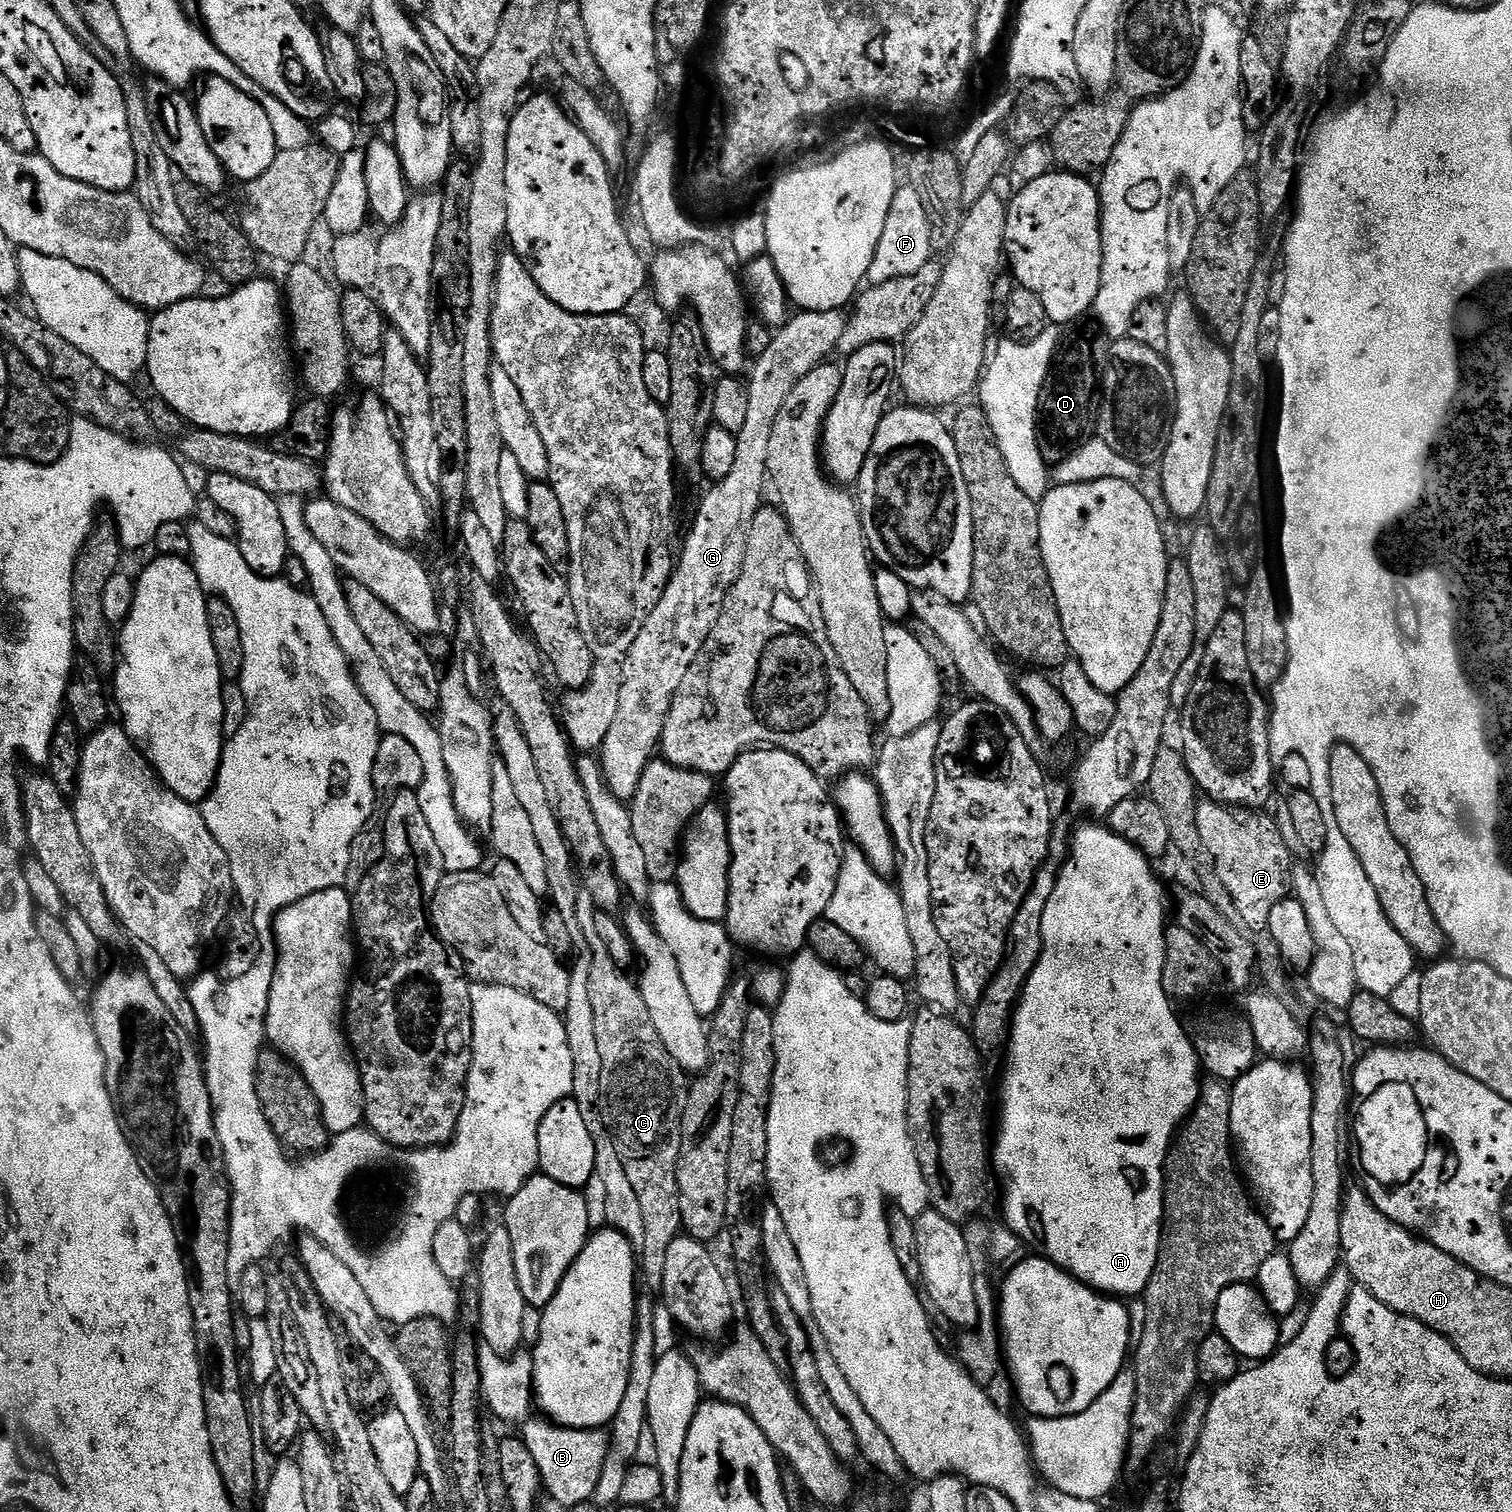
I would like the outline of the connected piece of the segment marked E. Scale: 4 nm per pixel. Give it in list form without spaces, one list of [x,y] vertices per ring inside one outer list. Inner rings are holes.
[[[1201,799],[1196,806],[1197,830],[1204,843],[1203,851],[1213,860],[1216,873],[1222,878],[1226,890],[1234,900],[1234,906],[1238,908],[1242,919],[1251,930],[1267,933],[1270,914],[1274,914],[1274,906],[1284,903],[1290,892],[1289,876],[1291,874],[1294,855],[1280,828],[1265,813],[1260,810],[1217,804],[1214,800]]]

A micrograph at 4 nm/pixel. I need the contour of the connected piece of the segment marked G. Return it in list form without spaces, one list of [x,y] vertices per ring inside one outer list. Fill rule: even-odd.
[[[826,310],[825,312],[805,312],[797,311],[795,315],[784,321],[775,329],[770,347],[761,354],[755,357],[752,368],[752,377],[747,377],[746,383],[749,390],[750,403],[747,409],[747,419],[740,432],[736,433],[736,441],[738,442],[738,450],[736,452],[734,467],[731,468],[730,474],[726,474],[726,478],[715,481],[711,485],[712,489],[704,496],[704,501],[700,504],[700,509],[696,512],[696,517],[692,520],[692,529],[688,532],[688,537],[684,540],[684,549],[679,549],[678,559],[675,561],[672,577],[668,580],[666,590],[662,594],[662,598],[658,602],[658,606],[654,606],[654,610],[650,610],[650,618],[646,618],[646,626],[642,626],[642,634],[638,634],[638,638],[634,638],[634,646],[630,646],[630,650],[626,654],[626,662],[624,663],[624,677],[622,678],[622,694],[618,694],[618,714],[614,714],[614,722],[610,725],[610,730],[606,734],[604,744],[598,750],[598,759],[606,782],[610,786],[612,793],[618,799],[625,802],[631,801],[632,796],[638,790],[638,782],[642,782],[642,774],[646,770],[646,766],[657,755],[660,746],[660,735],[666,726],[666,714],[670,714],[670,706],[674,702],[674,694],[678,690],[678,686],[682,686],[682,678],[686,678],[686,670],[690,670],[690,666],[694,662],[694,658],[698,658],[698,654],[702,650],[702,646],[706,642],[706,638],[714,630],[714,626],[718,622],[718,618],[722,614],[722,606],[724,599],[728,597],[728,592],[732,588],[732,584],[742,570],[742,562],[746,558],[746,542],[750,538],[750,526],[754,522],[754,514],[758,514],[758,510],[765,503],[764,500],[764,484],[766,488],[766,477],[768,476],[768,459],[770,458],[770,434],[774,434],[774,422],[778,422],[778,414],[782,414],[782,406],[786,406],[786,398],[790,398],[790,394],[794,394],[794,386],[798,386],[798,382],[802,378],[806,378],[806,374],[810,374],[810,370],[814,370],[819,364],[825,363],[829,359],[831,352],[835,353],[840,347],[840,339],[848,325],[848,316],[841,310]]]

